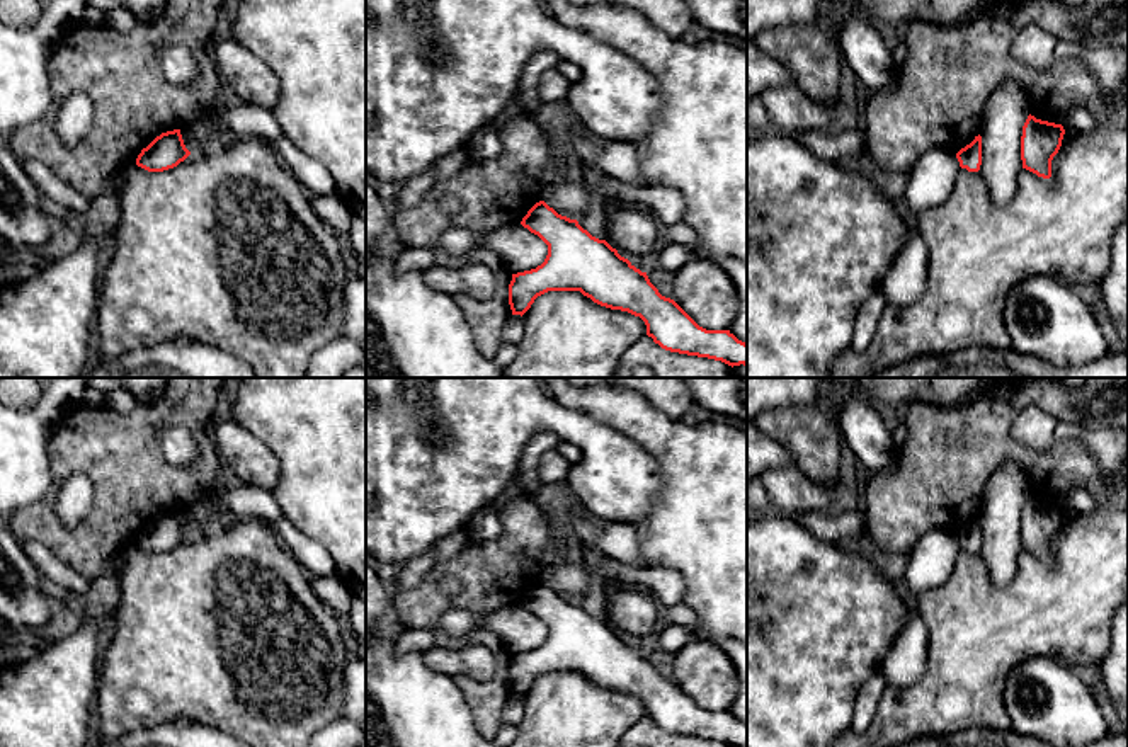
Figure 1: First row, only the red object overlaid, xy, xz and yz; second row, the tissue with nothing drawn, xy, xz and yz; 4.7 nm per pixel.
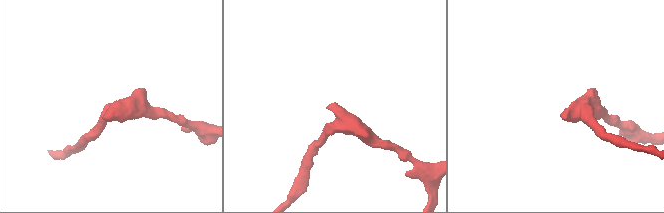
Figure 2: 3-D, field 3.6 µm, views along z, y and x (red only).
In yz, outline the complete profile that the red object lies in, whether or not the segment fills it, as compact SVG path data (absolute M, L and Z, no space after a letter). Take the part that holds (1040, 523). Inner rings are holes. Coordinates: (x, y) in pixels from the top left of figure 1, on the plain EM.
M1029 495L1021 517L1023 550L1050 560L1051 541L1062 527L1063 516L1062 505L1041 502Z

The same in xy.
M180 510L157 517L136 539L136 546L148 553L163 553L184 543L191 533L185 529Z

